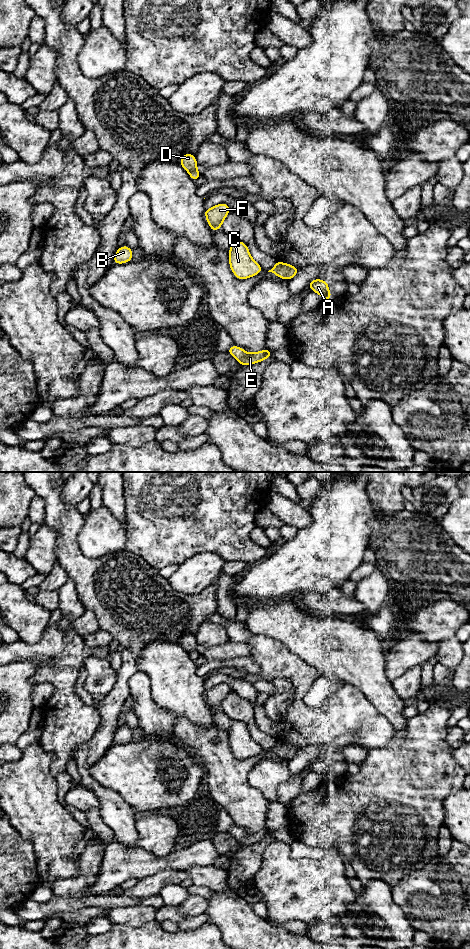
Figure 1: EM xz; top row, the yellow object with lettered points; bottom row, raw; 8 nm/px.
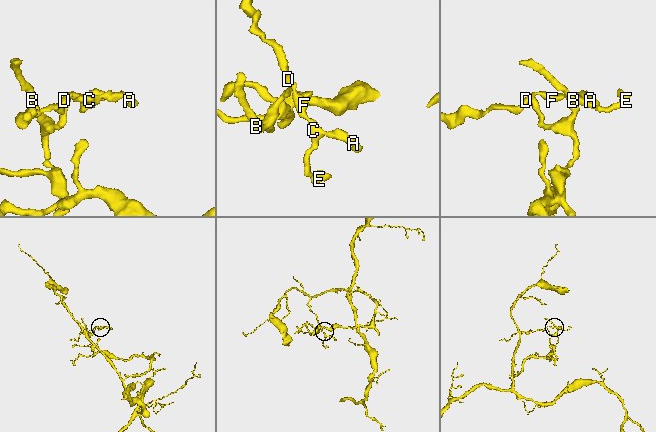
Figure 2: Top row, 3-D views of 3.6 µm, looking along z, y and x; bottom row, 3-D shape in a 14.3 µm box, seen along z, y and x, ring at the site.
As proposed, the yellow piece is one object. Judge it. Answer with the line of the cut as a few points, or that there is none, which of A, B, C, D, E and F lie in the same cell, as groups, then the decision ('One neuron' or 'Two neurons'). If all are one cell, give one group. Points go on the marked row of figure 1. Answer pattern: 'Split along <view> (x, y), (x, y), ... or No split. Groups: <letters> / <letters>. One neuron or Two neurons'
Split along xz (196, 170), (189, 173). Groups: A C D E F / B. Two neurons

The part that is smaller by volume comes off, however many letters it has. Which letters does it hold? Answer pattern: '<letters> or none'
B

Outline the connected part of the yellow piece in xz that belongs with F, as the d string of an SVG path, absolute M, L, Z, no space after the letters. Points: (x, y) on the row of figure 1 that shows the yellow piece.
M220 203L210 209L204 209L206 220L213 233L222 228L222 222L230 212L231 209L226 203Z

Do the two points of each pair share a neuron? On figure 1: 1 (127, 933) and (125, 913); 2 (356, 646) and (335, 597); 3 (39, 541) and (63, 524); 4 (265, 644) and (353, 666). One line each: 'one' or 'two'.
1: two
2: two
3: two
4: two

